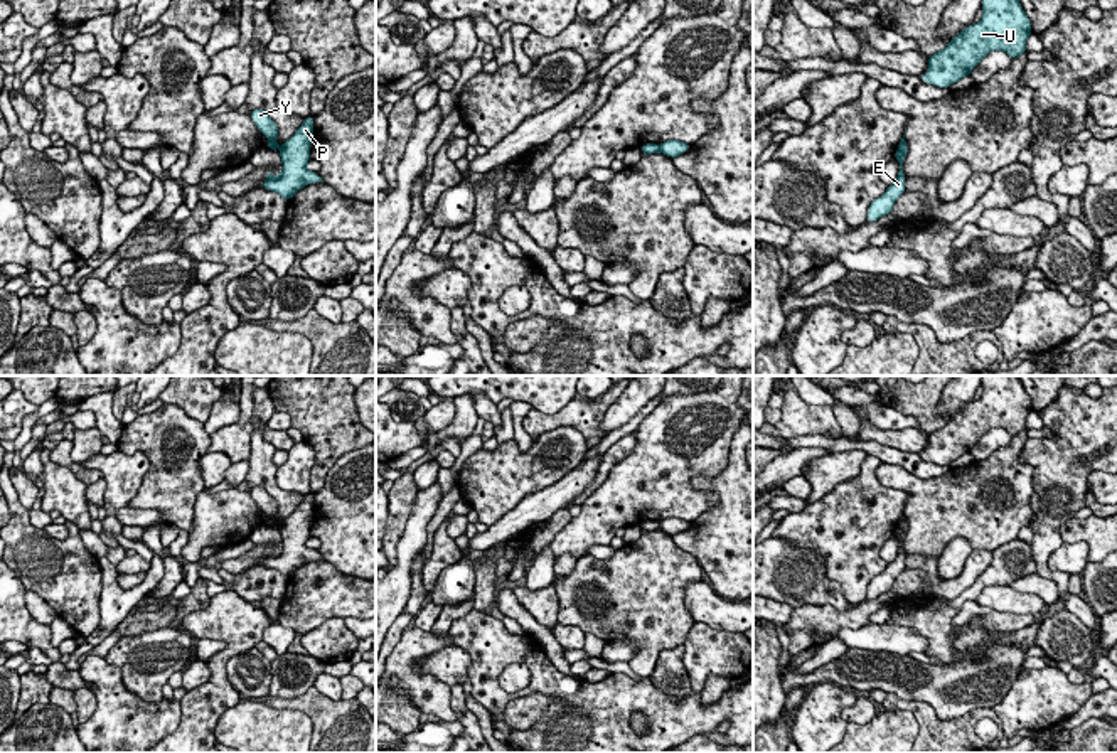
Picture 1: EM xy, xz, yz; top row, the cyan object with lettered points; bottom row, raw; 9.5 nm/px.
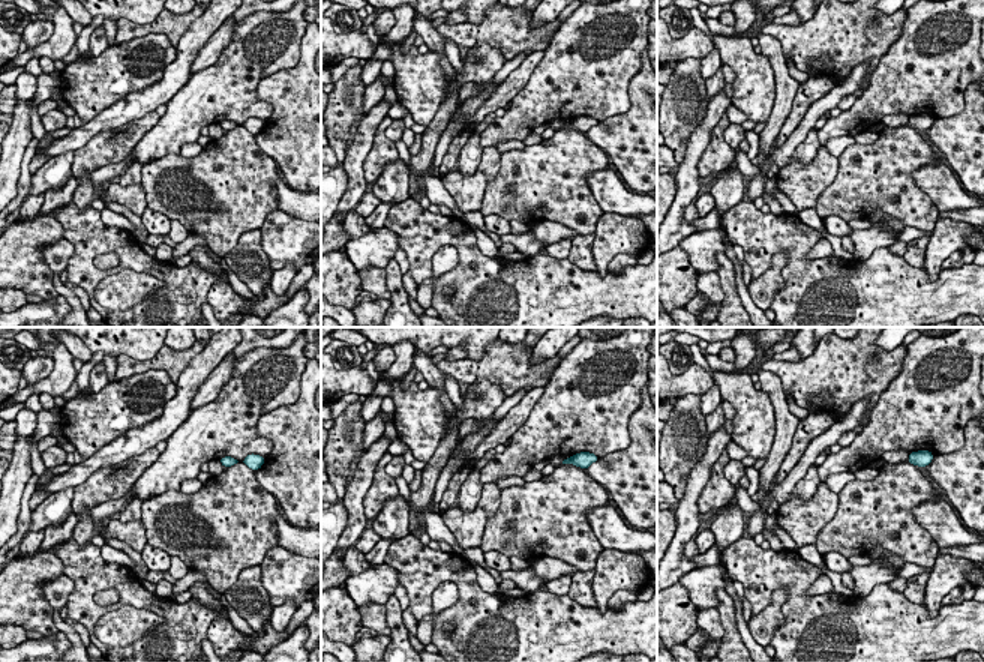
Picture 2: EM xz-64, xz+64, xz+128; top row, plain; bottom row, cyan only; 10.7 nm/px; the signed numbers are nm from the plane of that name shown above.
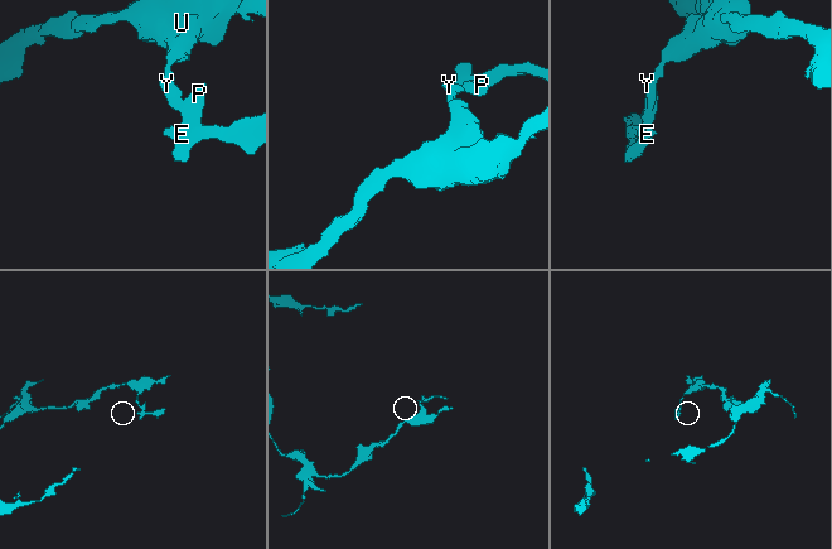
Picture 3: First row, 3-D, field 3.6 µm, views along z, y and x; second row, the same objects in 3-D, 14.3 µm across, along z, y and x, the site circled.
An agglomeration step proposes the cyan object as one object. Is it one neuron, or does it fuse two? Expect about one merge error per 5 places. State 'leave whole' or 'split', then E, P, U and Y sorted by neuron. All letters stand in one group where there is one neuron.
split; groups E P / U Y

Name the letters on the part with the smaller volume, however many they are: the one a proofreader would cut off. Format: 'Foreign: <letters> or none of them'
Foreign: E, P

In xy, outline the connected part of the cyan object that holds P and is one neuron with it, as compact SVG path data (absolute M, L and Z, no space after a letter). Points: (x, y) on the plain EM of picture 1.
M307 494L303 502L295 509L295 512L286 517L280 529L281 534L281 551L266 551L263 566L280 571L285 578L290 578L300 566L308 561L323 559L317 549L307 546L310 534L310 522L313 512L313 494Z

